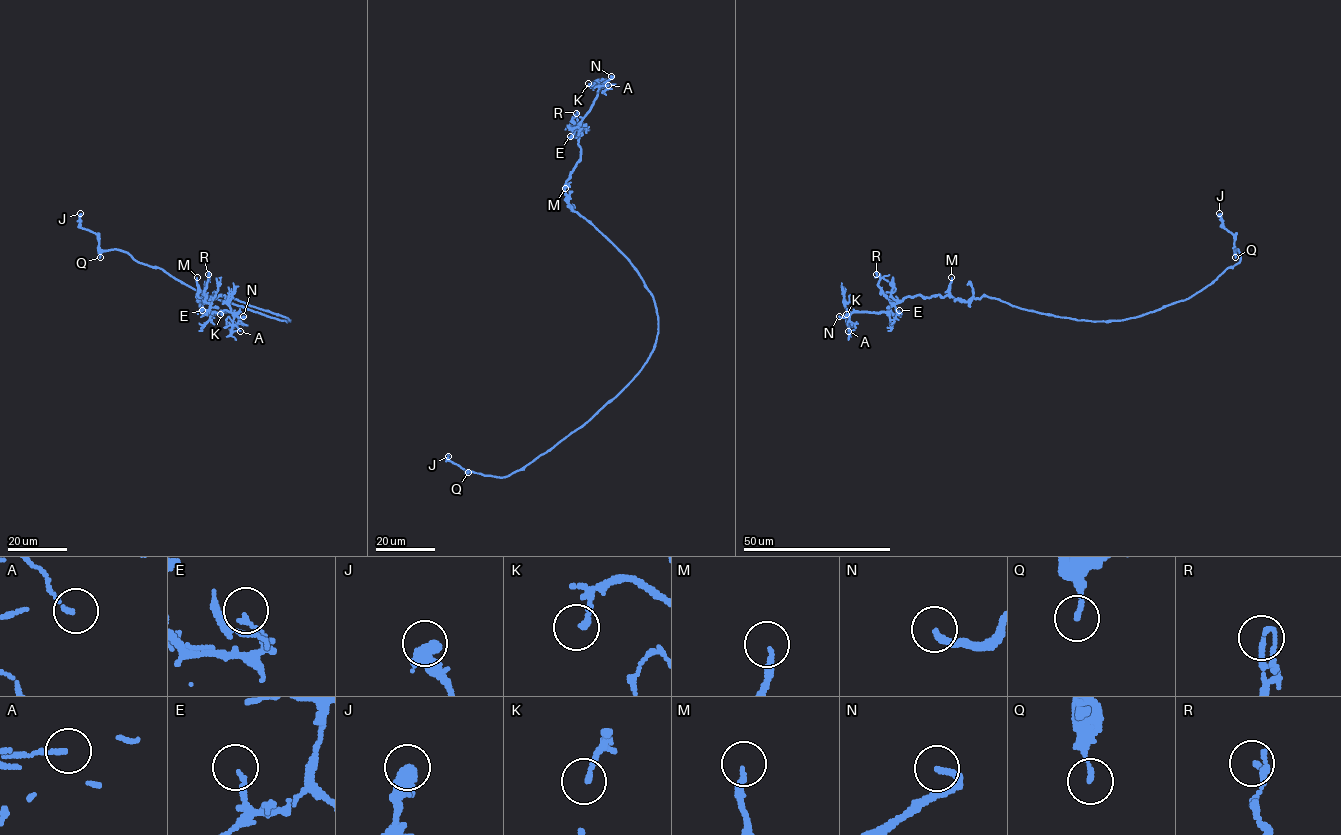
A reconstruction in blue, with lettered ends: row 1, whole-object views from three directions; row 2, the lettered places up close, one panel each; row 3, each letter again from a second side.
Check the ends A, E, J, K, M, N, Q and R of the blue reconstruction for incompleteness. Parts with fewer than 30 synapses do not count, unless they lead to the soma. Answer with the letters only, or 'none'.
N

